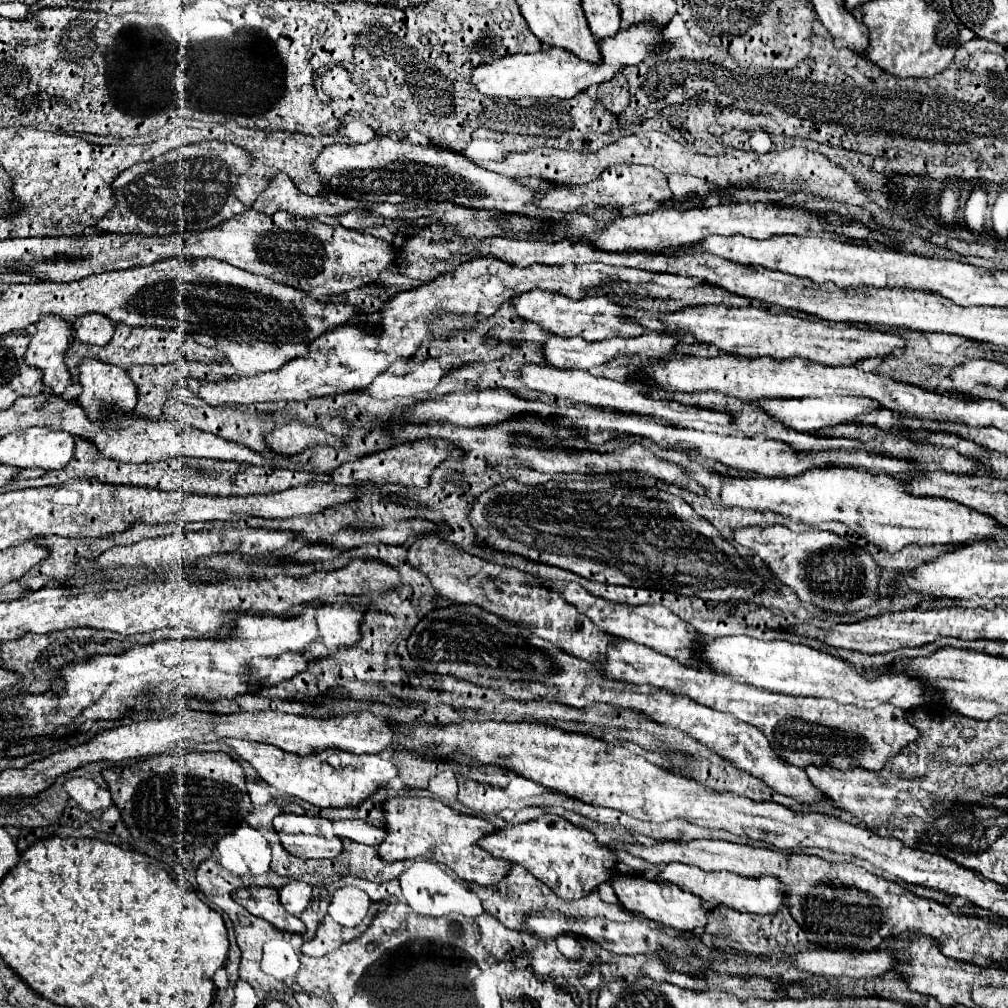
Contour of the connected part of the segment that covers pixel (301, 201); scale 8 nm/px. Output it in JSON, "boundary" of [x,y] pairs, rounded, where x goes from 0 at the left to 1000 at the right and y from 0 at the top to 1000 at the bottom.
{"boundary":[[[276,172],[272,176],[272,180],[268,180],[266,188],[252,201],[252,207],[256,211],[262,211],[262,213],[284,209],[284,211],[290,211],[290,213],[312,217],[312,215],[333,215],[333,213],[351,209],[353,199],[335,197],[329,203],[323,193],[306,195],[302,191],[296,191],[292,182],[282,172]]]}

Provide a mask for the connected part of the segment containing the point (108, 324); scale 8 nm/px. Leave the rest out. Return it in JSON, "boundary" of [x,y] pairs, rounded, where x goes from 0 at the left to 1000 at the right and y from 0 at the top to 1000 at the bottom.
{"boundary":[[[97,311],[81,313],[73,318],[73,332],[81,340],[105,342],[113,332],[113,320],[107,314],[99,314]]]}

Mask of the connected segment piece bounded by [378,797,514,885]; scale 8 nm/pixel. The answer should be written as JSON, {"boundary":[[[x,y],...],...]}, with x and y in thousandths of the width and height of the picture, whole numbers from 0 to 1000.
{"boundary":[[[389,791],[381,797],[381,809],[385,813],[385,828],[383,834],[375,840],[375,846],[385,856],[423,850],[444,858],[458,874],[474,878],[490,878],[498,874],[498,870],[502,870],[502,866],[510,858],[508,854],[488,850],[474,838],[478,830],[494,824],[488,814],[470,809],[460,809],[440,799],[438,795],[425,791]]]}

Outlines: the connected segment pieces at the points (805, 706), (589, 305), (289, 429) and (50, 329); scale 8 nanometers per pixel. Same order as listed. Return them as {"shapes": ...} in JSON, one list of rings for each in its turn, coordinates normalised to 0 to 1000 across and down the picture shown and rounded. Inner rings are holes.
{"shapes":[[[[615,634],[613,640],[605,642],[603,656],[597,660],[597,664],[603,672],[623,678],[645,678],[649,682],[677,688],[698,701],[724,707],[732,715],[754,723],[762,731],[764,739],[772,745],[772,749],[780,751],[782,757],[796,763],[798,759],[825,759],[833,765],[839,765],[847,759],[873,763],[895,741],[913,731],[911,723],[899,715],[899,705],[887,699],[851,703],[847,699],[835,699],[823,693],[760,688],[758,684],[736,680],[736,676],[724,676],[724,672],[716,672],[714,668],[704,668],[704,664],[681,662],[667,652],[627,636]]],[[[528,287],[524,291],[510,295],[510,305],[512,305],[512,311],[520,318],[534,320],[538,326],[556,334],[575,332],[581,338],[599,338],[607,334],[629,334],[629,332],[637,332],[643,328],[643,326],[637,326],[637,322],[633,320],[623,320],[621,318],[623,311],[619,309],[619,305],[607,301],[601,293],[583,293],[583,295],[569,299],[556,291]]],[[[286,418],[284,422],[274,424],[272,428],[262,432],[262,438],[268,447],[282,453],[292,453],[312,441],[327,441],[327,443],[339,441],[335,434],[329,434],[321,426],[310,424],[298,418]]],[[[46,313],[36,320],[36,326],[26,348],[26,360],[42,366],[44,382],[50,382],[56,392],[62,392],[69,382],[69,368],[63,360],[63,352],[73,336],[71,322],[63,314]]]]}

